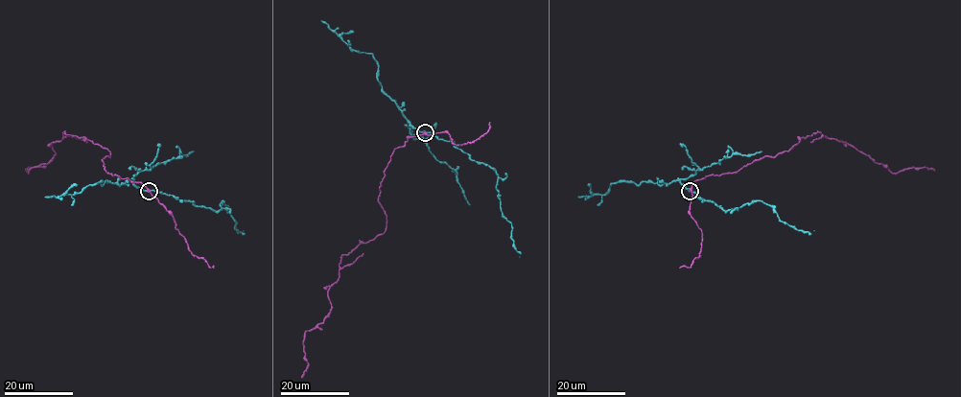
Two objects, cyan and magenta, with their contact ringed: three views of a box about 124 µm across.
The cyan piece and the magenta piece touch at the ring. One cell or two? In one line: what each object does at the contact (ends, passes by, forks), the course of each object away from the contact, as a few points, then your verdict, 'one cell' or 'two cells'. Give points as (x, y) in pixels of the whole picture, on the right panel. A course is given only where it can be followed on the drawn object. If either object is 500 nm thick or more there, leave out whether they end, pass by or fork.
cyan passes by | magenta passes by | cyan via (690, 191), (728, 210), (762, 201), (772, 207), (781, 221), (798, 230), (810, 233), (814, 230) | magenta via (690, 191), (693, 182), (706, 176), (734, 173), (773, 157), (817, 132), (849, 144), (893, 173), (935, 170) | two cells

